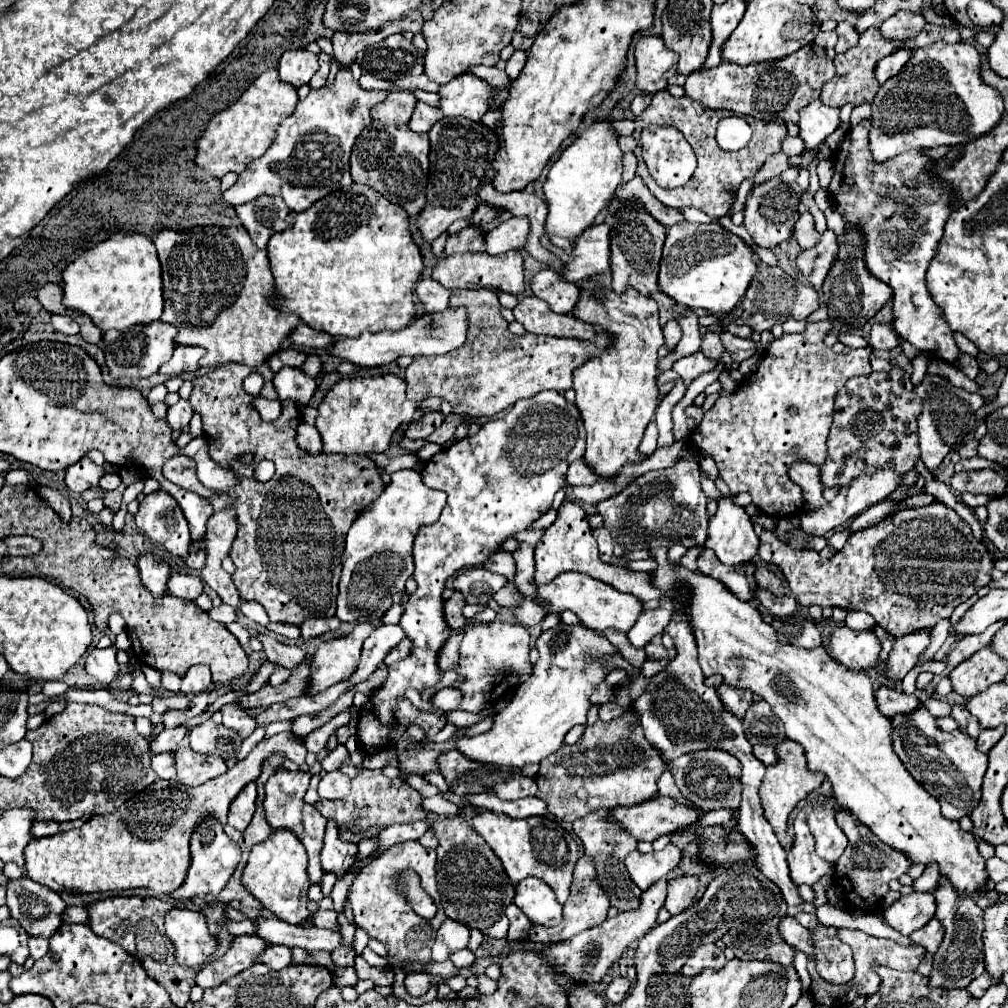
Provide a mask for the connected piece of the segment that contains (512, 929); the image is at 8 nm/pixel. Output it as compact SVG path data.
M511 903L509 907L507 907L507 911L505 911L505 915L509 917L509 941L515 941L515 939L527 939L527 931L529 931L529 925L531 925L531 921L527 919L527 915L515 905L515 903Z

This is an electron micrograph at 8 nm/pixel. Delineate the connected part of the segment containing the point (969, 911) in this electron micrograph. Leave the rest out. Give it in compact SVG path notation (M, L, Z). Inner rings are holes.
M941 877L935 891L937 913L935 917L945 927L945 939L933 955L933 971L929 985L933 987L967 987L975 977L985 973L985 951L983 951L983 909L975 905L971 895L961 895L947 877Z

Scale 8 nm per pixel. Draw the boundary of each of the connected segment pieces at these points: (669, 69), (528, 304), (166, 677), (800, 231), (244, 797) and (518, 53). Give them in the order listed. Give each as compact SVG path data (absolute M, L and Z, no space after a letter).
M641 37L635 47L637 87L643 93L659 93L667 89L667 81L677 73L677 53L665 49L661 37Z
M523 297L513 309L515 321L519 321L527 333L555 335L555 337L575 337L575 339L593 339L595 327L573 315L559 315L549 309L539 297Z
M163 673L163 679L161 679L161 689L165 691L171 691L171 693L177 693L179 691L179 685L181 685L181 677L175 675L175 673Z
M805 211L797 223L795 223L795 231L793 231L797 243L801 245L801 249L809 249L813 245L817 245L817 241L821 239L821 235L815 231L813 227L813 215L809 211Z
M249 783L237 797L235 801L231 803L231 809L229 809L229 819L227 823L233 825L235 829L239 831L245 831L253 813L255 813L255 783Z
M516 50L513 55L509 57L509 61L507 61L507 67L505 67L507 75L509 75L511 79L515 79L515 77L521 73L521 69L523 69L525 61L527 61L527 52L523 50Z

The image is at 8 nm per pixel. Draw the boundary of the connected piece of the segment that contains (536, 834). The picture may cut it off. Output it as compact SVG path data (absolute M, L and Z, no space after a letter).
M479 811L473 817L473 829L489 843L493 853L501 859L505 873L513 883L519 883L521 879L533 875L551 885L561 905L567 901L571 875L579 859L579 847L557 821L547 821L545 817L541 817L539 825L531 825L529 819L513 819L505 813L497 815L493 811Z

